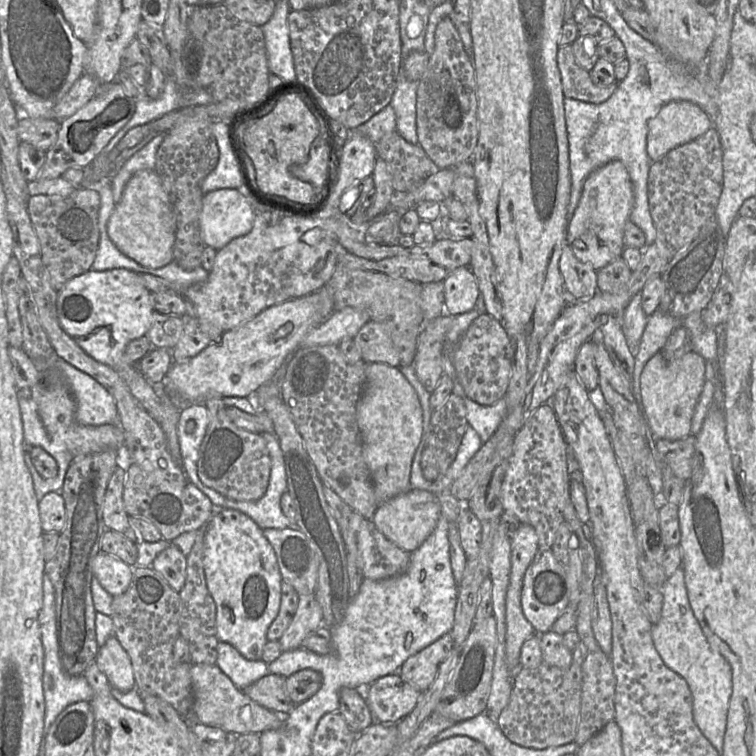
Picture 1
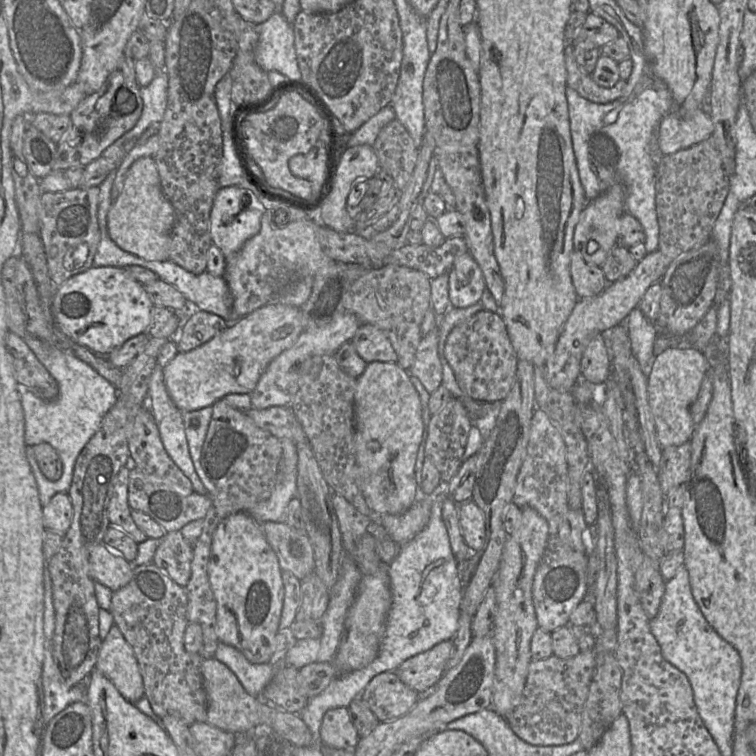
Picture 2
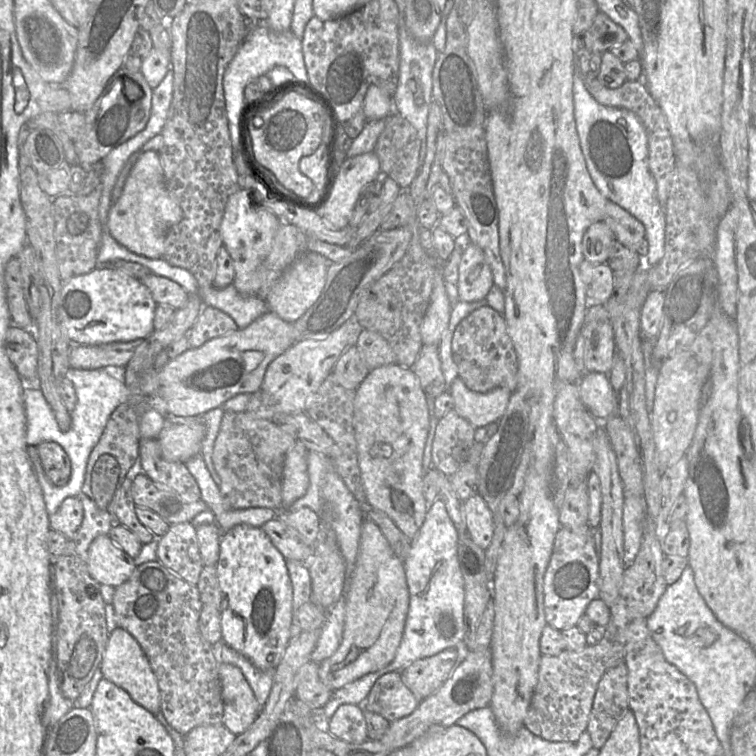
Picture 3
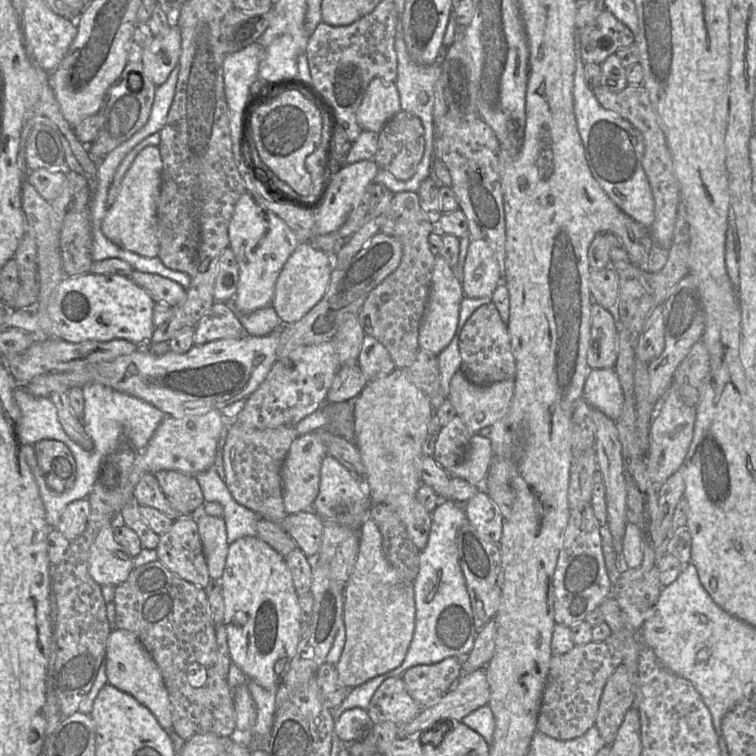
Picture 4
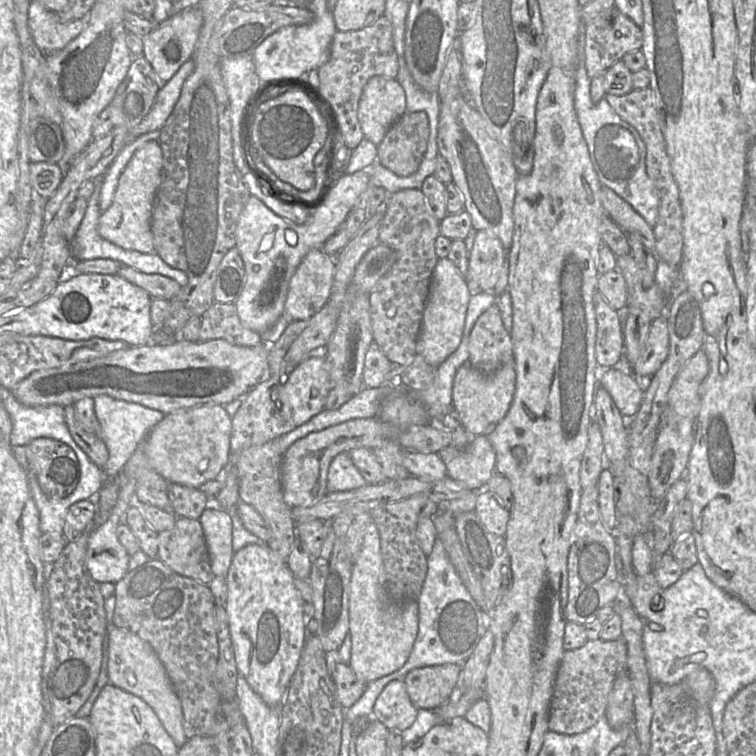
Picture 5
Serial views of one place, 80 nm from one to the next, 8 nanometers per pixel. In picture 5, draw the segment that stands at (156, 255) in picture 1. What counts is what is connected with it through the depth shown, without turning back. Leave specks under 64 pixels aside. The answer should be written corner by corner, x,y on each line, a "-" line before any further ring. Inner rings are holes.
148,141
134,153
120,176
112,204
99,217
98,233
102,238
126,250
144,254
155,252
151,216
154,197
162,180
162,168
159,141

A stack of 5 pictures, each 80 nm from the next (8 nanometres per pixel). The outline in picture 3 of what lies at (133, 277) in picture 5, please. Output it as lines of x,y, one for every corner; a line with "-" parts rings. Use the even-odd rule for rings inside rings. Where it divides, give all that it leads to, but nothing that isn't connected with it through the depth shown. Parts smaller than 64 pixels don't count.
150,273
140,279
150,291
153,300
159,305
169,305
175,310
187,304
189,294
178,283

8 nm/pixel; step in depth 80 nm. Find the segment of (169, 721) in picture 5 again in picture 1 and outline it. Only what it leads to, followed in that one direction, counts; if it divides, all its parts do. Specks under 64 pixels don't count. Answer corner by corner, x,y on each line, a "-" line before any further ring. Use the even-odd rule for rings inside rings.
115,635
110,636
99,649
95,663
112,688
122,692
136,688
130,658

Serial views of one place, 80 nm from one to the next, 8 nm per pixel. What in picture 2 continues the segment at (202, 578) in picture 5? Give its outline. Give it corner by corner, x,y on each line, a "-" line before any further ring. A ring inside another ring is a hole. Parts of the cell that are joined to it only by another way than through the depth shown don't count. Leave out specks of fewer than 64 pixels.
181,531
166,532
161,538
152,563
176,584
186,587
191,576
193,544
188,543

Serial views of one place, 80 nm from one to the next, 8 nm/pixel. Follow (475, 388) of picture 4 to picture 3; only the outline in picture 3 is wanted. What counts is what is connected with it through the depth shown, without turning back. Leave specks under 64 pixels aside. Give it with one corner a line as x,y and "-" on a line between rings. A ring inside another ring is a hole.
458,376
452,381
449,393
455,411
475,429
496,423
507,407
512,391
497,387
486,393
474,392

